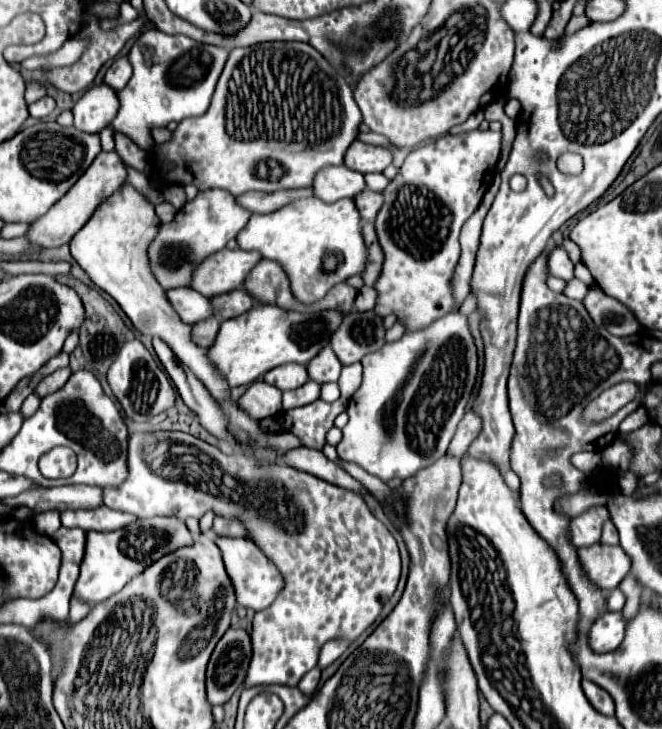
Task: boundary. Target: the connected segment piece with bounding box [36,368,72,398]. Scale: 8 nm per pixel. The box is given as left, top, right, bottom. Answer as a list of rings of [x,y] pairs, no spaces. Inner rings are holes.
[[[60,368],[60,370],[52,372],[48,378],[44,378],[44,380],[36,386],[36,392],[44,398],[44,396],[48,396],[48,394],[60,390],[60,388],[66,384],[66,380],[70,378],[70,374],[72,374],[70,368]]]

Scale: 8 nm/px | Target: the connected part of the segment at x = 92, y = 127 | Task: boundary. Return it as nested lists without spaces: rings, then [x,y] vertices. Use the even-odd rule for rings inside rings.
[[[106,84],[92,86],[72,108],[74,128],[88,134],[98,134],[104,126],[112,122],[118,110],[118,98]]]

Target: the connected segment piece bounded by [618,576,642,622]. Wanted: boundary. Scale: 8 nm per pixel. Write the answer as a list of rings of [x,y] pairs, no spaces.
[[[626,576],[622,582],[620,582],[620,586],[618,586],[622,592],[624,592],[624,596],[626,596],[626,606],[624,606],[624,610],[622,610],[622,614],[624,614],[624,618],[626,618],[626,622],[638,612],[640,608],[640,588],[638,588],[638,584],[636,584],[636,580],[632,578],[632,576]]]

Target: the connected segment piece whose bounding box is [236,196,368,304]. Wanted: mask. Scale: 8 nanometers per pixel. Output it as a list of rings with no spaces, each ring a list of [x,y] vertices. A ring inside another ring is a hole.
[[[312,196],[270,214],[252,214],[250,222],[240,230],[236,240],[240,248],[258,250],[264,258],[280,262],[292,282],[290,286],[294,296],[304,304],[324,298],[332,286],[346,282],[350,276],[362,274],[368,262],[368,248],[362,238],[362,218],[354,200],[328,204]],[[326,256],[342,256],[336,270],[324,270]]]

